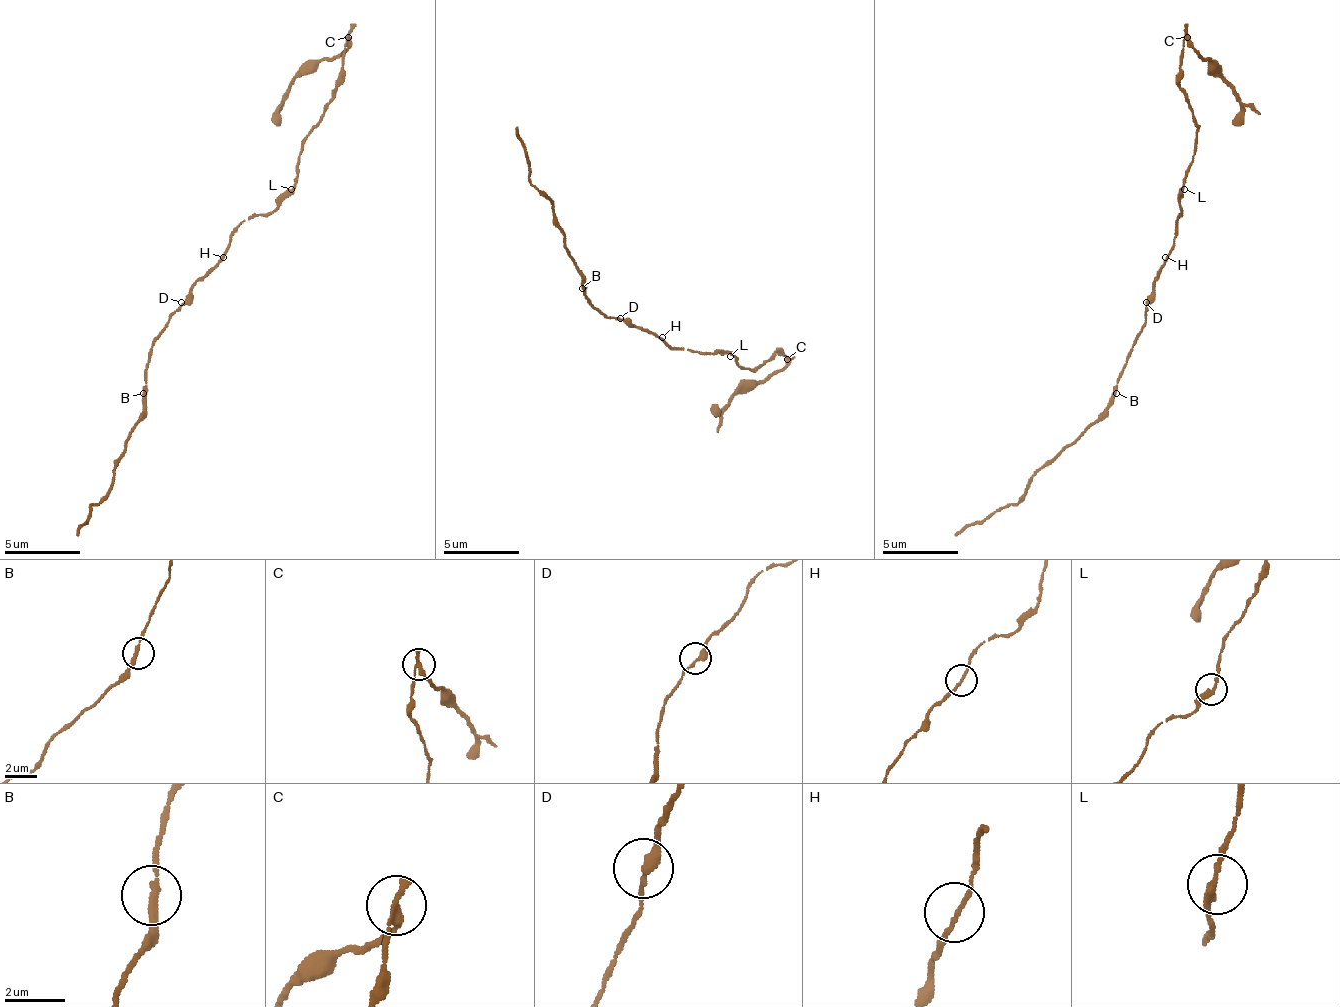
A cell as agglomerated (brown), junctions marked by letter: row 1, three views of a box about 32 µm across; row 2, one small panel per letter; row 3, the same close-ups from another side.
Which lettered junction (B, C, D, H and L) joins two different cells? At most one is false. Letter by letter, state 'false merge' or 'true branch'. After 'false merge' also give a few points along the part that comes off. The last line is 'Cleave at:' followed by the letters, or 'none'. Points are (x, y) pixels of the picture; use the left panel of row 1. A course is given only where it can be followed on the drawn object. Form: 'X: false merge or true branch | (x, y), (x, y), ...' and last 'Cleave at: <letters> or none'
B: true branch
C: false merge | (347, 38), (336, 57), (313, 60), (287, 91), (276, 125)
D: true branch
H: true branch
L: true branch
Cleave at: C

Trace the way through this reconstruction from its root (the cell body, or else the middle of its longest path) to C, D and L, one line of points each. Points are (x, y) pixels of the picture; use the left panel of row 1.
C: (223, 257), (230, 234), (245, 219), (268, 215), (294, 185), (302, 140), (336, 87), (347, 38)
D: (223, 257), (181, 302)
L: (223, 257), (230, 234), (245, 219), (268, 215), (291, 189)

